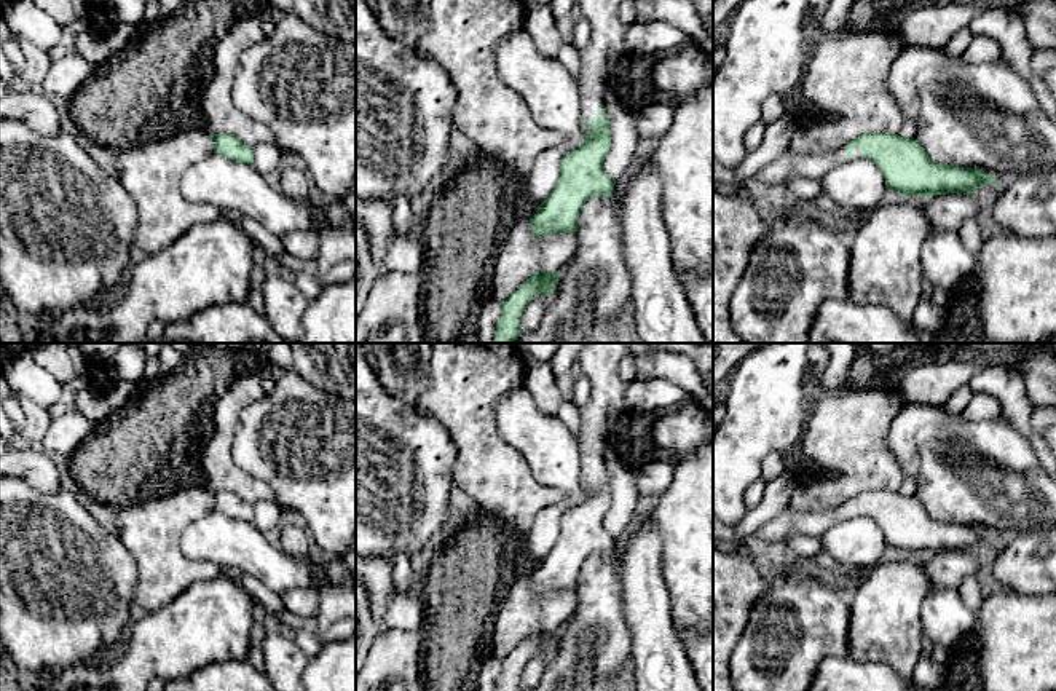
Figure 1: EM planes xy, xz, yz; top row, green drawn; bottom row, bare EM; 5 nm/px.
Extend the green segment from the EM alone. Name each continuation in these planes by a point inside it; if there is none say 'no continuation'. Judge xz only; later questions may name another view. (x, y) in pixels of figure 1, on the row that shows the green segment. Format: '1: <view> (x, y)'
1: xz (606, 47)

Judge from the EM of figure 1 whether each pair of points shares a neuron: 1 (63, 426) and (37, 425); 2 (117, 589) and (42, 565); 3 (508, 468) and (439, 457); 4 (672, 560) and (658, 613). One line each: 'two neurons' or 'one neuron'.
1: two neurons
2: one neuron
3: two neurons
4: two neurons

